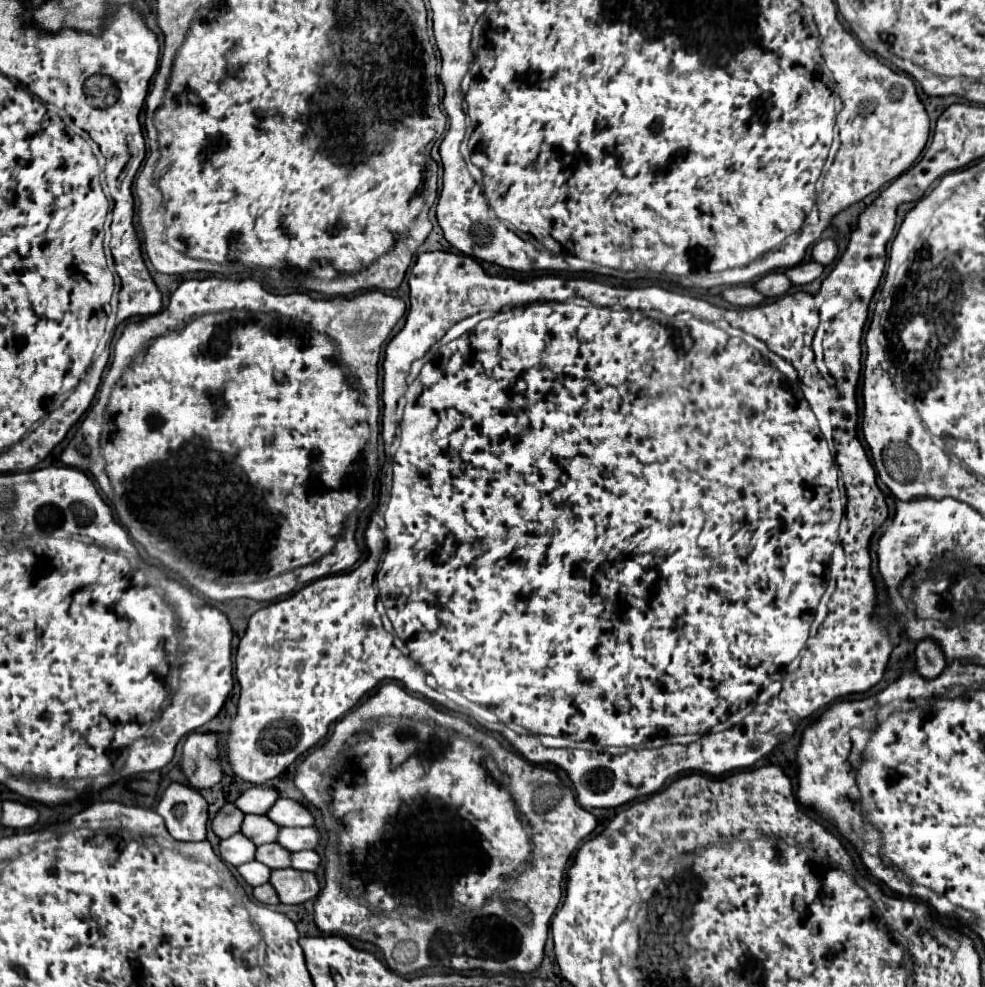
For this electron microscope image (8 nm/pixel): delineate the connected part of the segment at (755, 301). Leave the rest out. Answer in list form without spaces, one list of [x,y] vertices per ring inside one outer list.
[[[741,285],[741,287],[727,287],[721,297],[725,301],[729,301],[731,305],[737,307],[753,307],[759,305],[763,301],[763,295],[759,291],[755,291],[751,285]]]

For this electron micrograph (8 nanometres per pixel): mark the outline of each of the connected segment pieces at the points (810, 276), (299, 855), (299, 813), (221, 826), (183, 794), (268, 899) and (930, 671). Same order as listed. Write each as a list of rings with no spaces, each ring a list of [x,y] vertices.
[[[815,261],[799,263],[799,265],[795,265],[795,267],[791,267],[791,269],[785,271],[785,275],[789,277],[789,281],[791,281],[793,285],[811,283],[811,281],[815,281],[821,273],[823,273],[823,267],[821,267],[819,263],[815,263]]]
[[[297,851],[291,853],[291,867],[299,871],[315,871],[319,867],[319,855],[315,851]]]
[[[277,799],[265,813],[279,827],[311,827],[313,815],[293,799]]]
[[[229,803],[215,815],[215,819],[211,821],[211,829],[215,831],[215,835],[219,839],[227,839],[227,837],[235,835],[241,829],[243,817],[245,815],[233,803]]]
[[[171,783],[157,805],[157,813],[163,817],[165,827],[173,839],[205,841],[207,801],[197,789]]]
[[[269,883],[255,887],[255,889],[253,889],[253,897],[255,897],[257,901],[265,903],[265,905],[277,905],[277,903],[279,903],[279,897],[277,897],[275,889],[273,889]]]
[[[925,639],[915,647],[915,669],[925,679],[933,679],[943,673],[945,657],[937,643]]]

